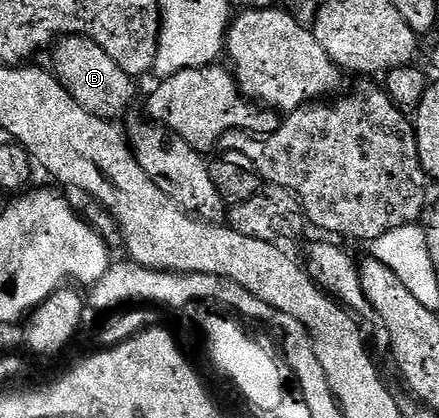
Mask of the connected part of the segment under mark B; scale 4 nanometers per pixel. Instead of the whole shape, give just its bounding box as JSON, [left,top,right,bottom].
[52,35,138,122]

